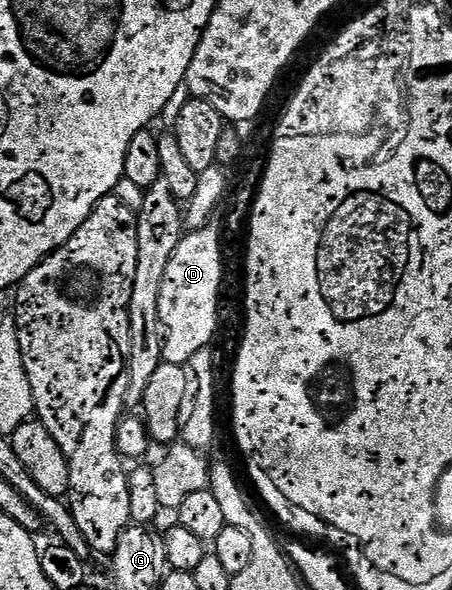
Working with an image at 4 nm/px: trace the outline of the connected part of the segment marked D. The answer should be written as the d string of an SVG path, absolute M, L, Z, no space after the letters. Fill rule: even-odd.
M214 223L193 228L183 234L180 243L173 252L172 260L164 273L164 282L160 287L160 319L163 335L163 356L165 362L185 366L202 349L207 348L218 327L218 303L222 287L222 269L224 273L224 253L220 251L220 233Z

